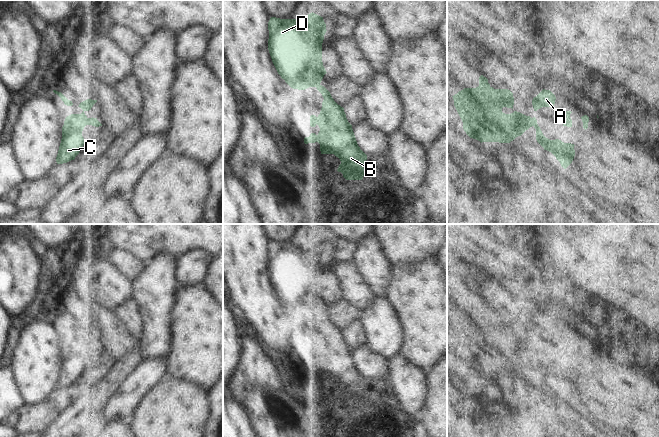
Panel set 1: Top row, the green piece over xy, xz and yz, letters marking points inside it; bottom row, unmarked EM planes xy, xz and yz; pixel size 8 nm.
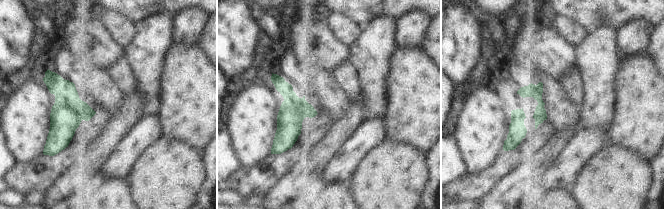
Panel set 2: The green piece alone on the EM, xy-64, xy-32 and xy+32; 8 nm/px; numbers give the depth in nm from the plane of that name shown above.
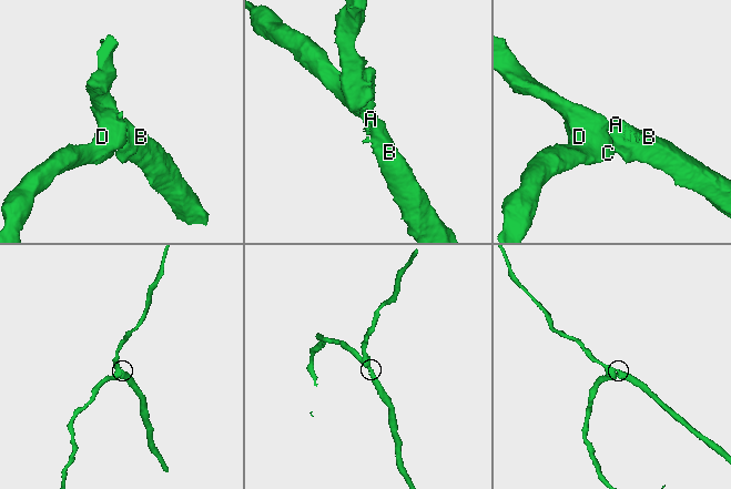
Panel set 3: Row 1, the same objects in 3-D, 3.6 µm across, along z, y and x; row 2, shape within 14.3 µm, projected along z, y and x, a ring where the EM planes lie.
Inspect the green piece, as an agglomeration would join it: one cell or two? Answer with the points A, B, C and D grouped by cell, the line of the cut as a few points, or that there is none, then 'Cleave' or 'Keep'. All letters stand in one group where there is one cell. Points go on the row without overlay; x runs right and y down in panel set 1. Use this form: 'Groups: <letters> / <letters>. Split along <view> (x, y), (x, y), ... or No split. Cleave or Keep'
Groups: A B C D. No split. Keep.

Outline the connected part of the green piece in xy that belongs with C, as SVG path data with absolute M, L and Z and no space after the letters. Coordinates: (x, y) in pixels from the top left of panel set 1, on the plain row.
M87 323L79 328L83 336L81 338L71 338L65 342L62 351L62 363L56 381L57 388L67 387L74 384L84 369L82 355L86 349L95 351L102 350L97 342L88 342L85 335L91 334L97 324Z

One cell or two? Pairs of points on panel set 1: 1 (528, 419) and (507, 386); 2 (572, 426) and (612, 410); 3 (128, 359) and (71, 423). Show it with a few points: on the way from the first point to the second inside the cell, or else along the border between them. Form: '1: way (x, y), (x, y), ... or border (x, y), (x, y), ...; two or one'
1: way (527, 411), (514, 398), (513, 394); one
2: border (566, 404), (586, 426); two
3: way (117, 375), (87, 407); one

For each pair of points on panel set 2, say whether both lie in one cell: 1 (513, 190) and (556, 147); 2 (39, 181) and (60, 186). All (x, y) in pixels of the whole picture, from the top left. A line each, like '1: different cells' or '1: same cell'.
1: same cell
2: different cells

